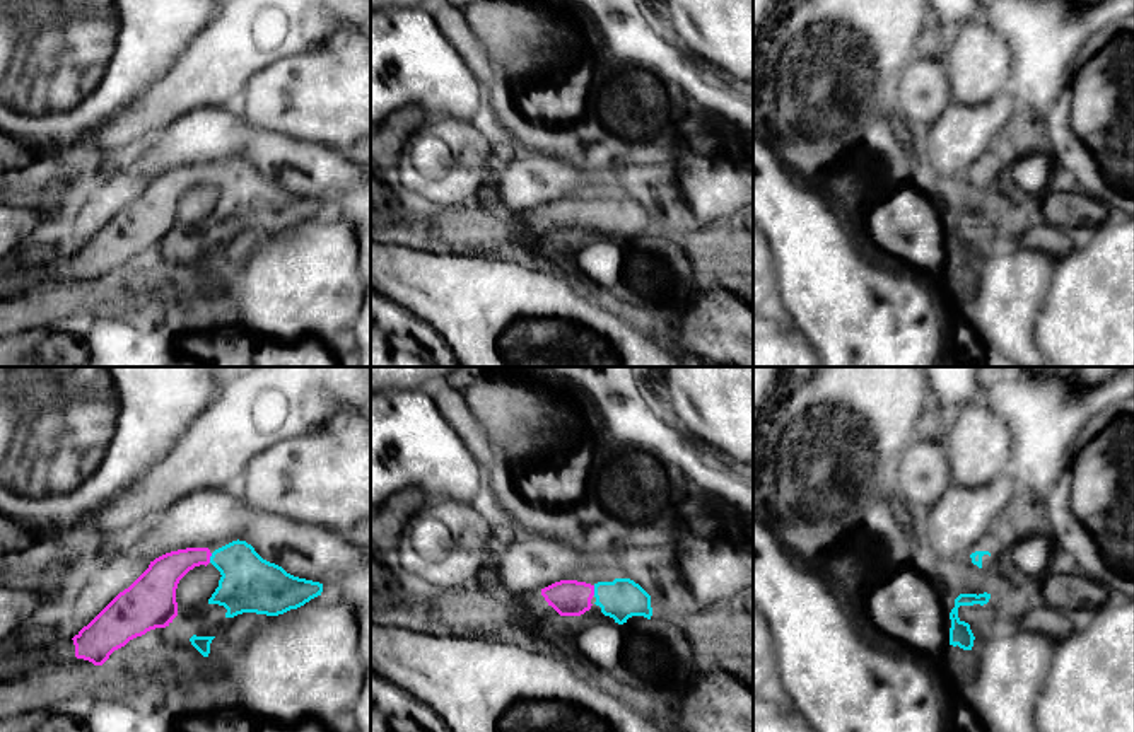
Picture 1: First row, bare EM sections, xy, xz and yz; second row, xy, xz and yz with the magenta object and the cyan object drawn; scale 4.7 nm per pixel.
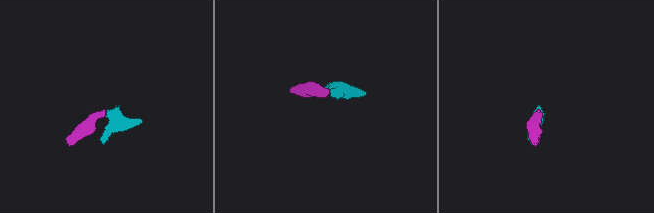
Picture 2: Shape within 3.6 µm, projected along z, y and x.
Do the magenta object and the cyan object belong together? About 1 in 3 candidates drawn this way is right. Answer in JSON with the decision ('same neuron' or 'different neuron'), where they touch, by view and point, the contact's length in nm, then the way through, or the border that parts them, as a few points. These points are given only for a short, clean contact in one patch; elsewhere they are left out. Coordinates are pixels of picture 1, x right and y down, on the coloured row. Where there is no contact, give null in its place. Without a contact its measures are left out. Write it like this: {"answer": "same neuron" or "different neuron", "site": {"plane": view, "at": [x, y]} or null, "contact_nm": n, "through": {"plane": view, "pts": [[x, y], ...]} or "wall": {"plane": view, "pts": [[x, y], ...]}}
{"answer": "same neuron", "site": {"plane": "xy", "at": [209, 558]}, "contact_nm": 50, "through": {"plane": "xy", "pts": [[161, 579], [183, 560], [209, 558], [224, 558], [250, 584]]}}

